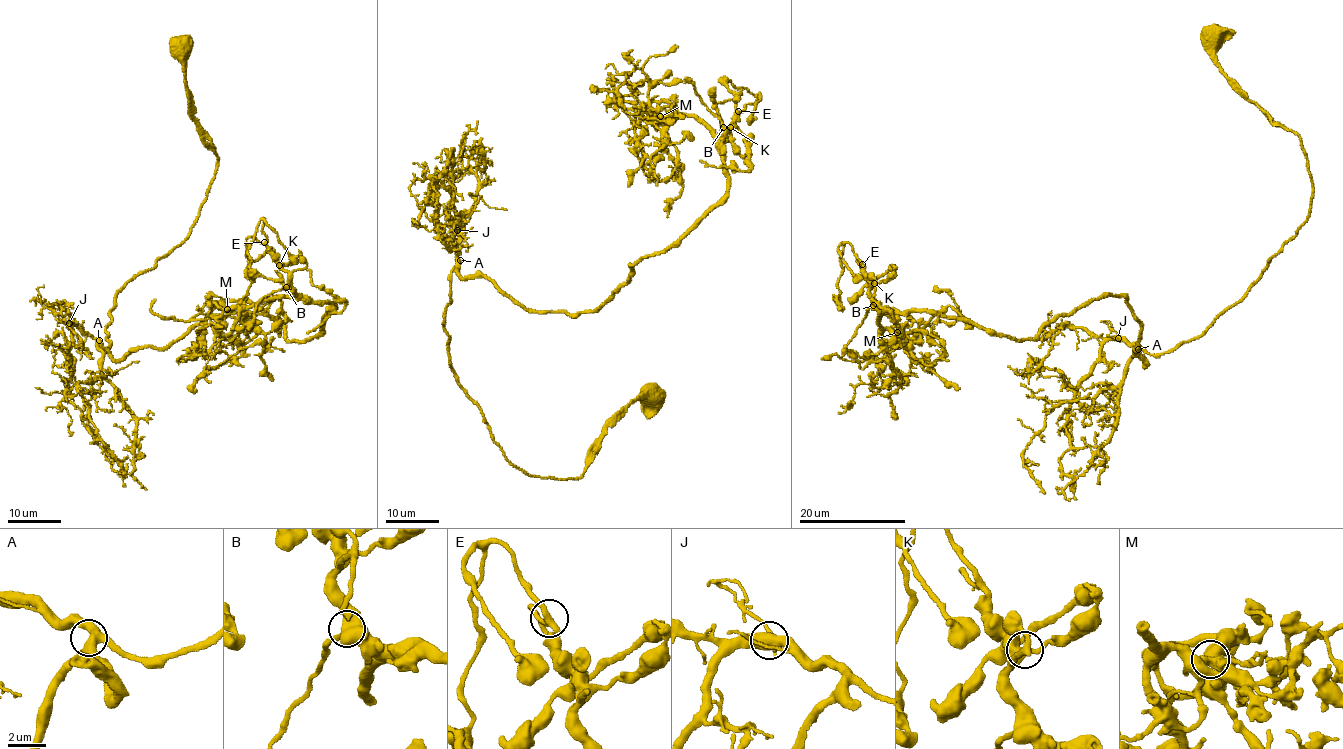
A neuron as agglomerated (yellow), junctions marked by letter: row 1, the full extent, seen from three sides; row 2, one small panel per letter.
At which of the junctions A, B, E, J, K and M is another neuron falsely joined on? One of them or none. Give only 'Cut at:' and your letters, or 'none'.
Cut at: M

